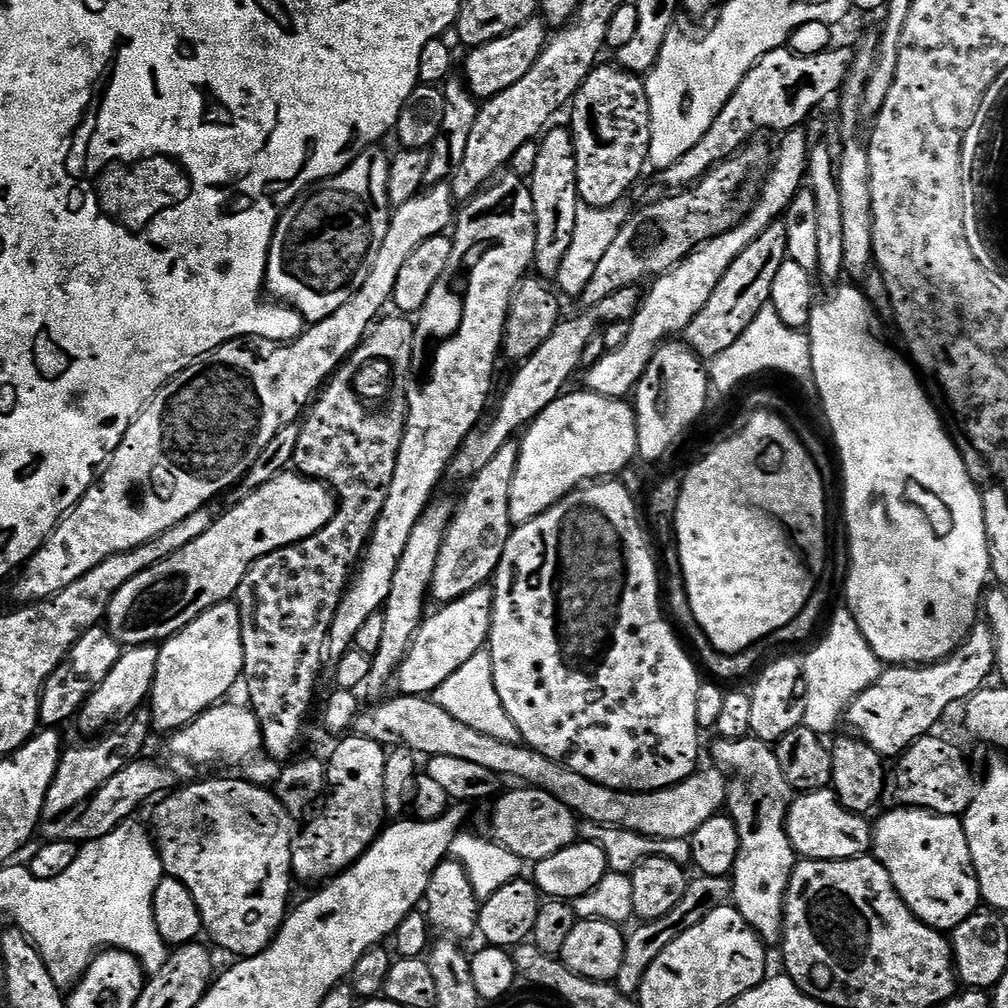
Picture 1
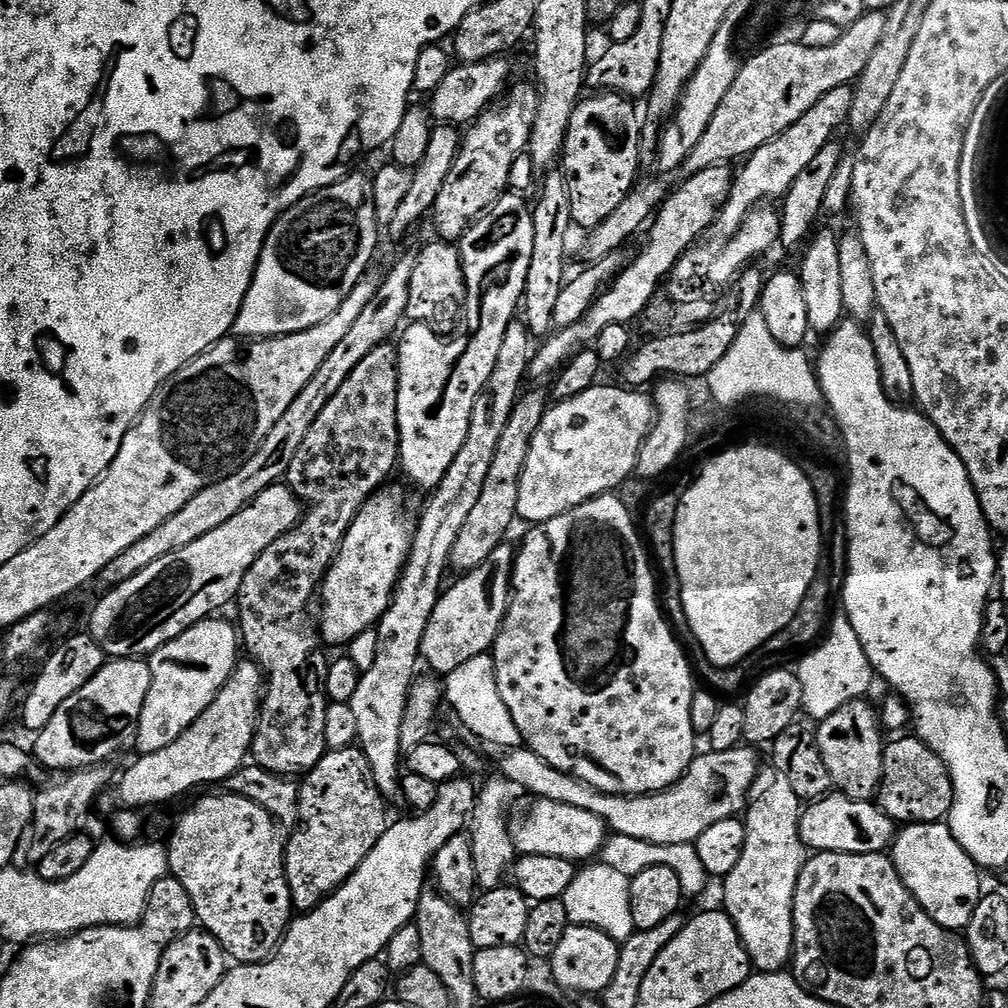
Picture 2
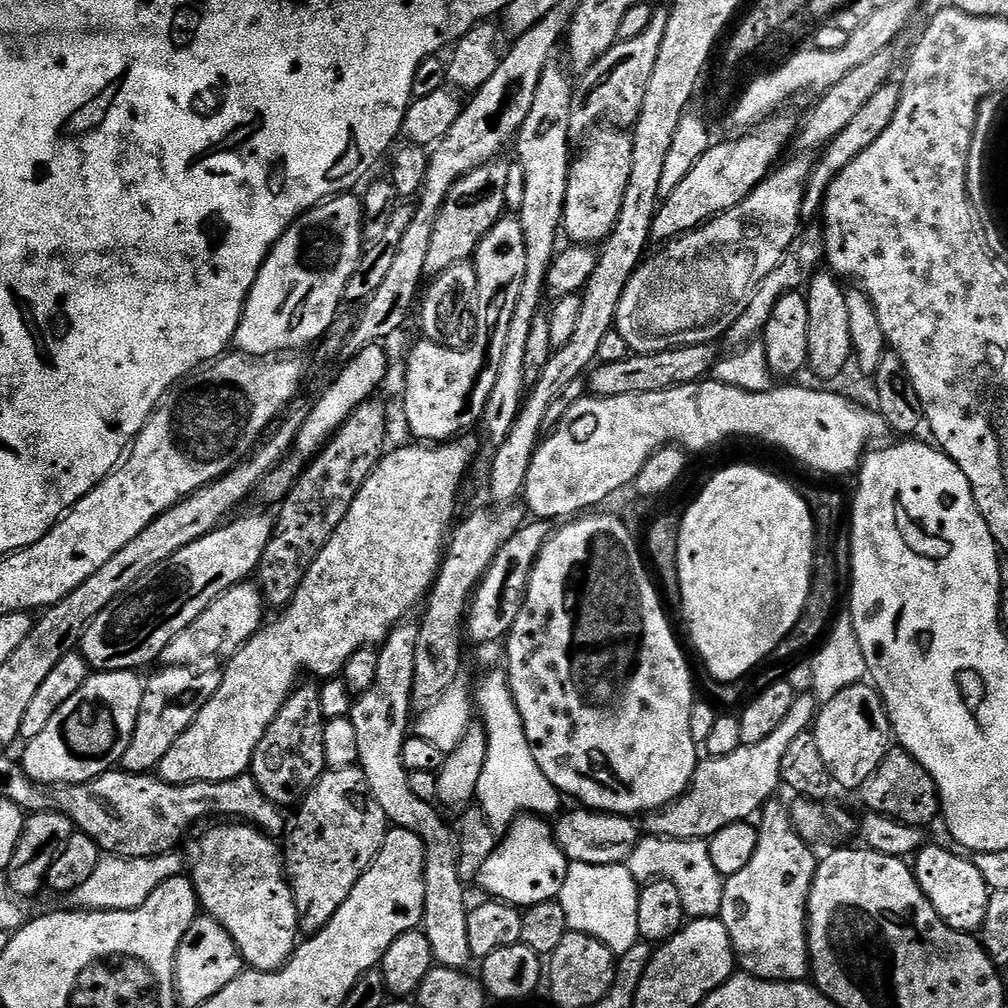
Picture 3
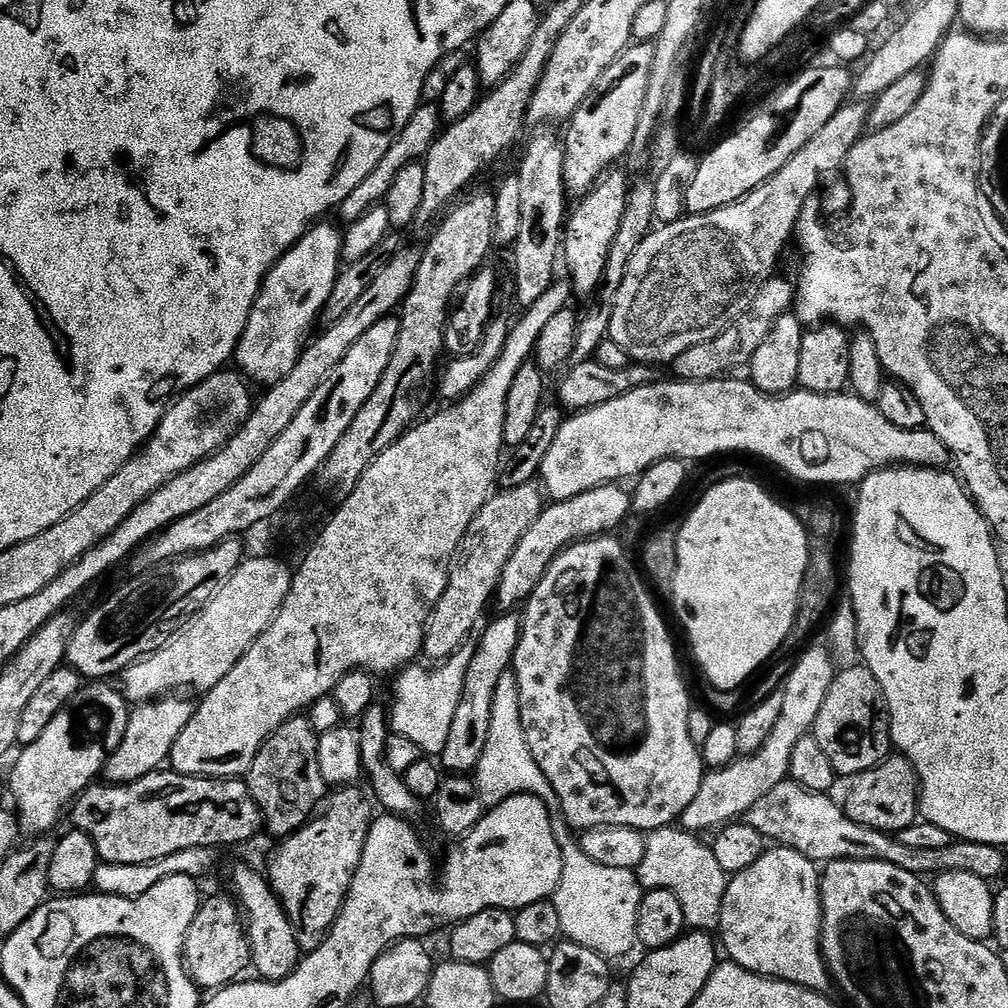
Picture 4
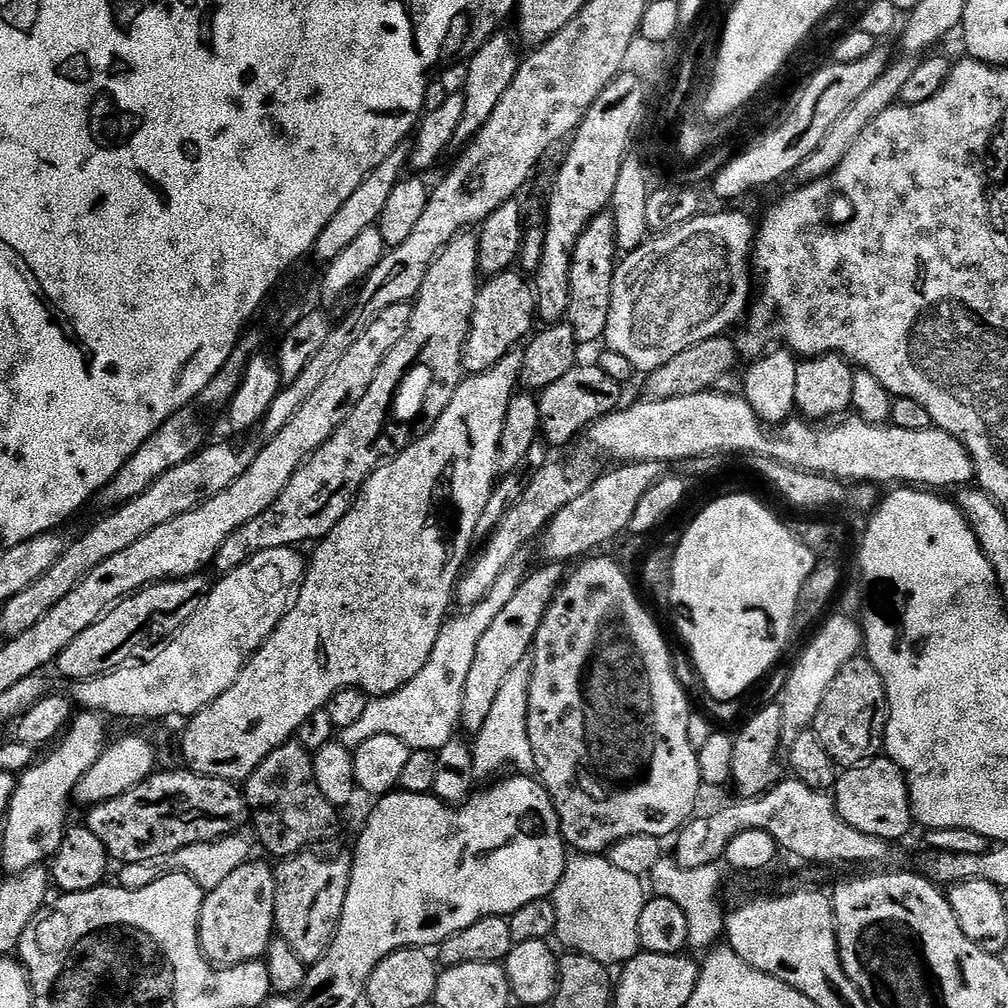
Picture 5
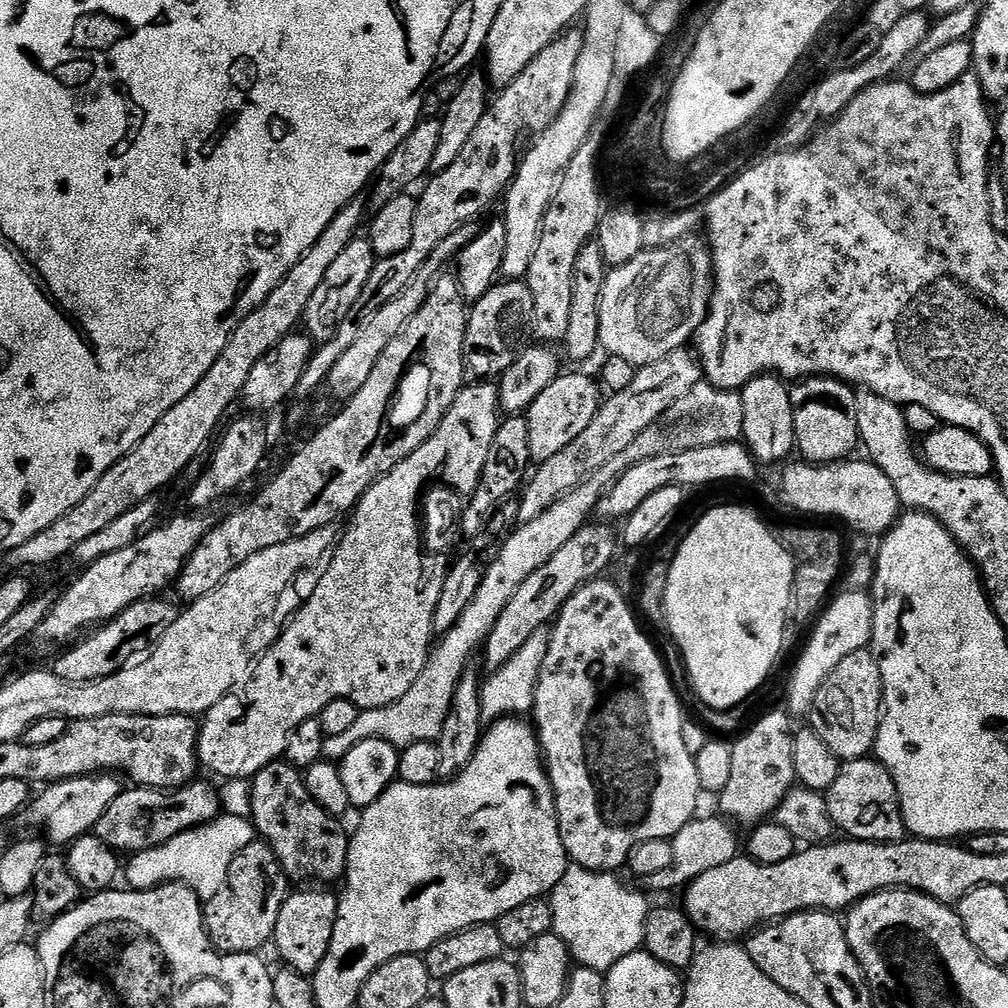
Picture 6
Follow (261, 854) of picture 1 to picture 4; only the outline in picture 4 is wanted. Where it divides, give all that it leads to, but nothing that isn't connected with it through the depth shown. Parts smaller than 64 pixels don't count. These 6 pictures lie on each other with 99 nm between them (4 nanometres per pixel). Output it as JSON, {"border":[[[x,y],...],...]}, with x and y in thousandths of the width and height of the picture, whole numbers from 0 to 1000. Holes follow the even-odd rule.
{"border":[[[238,857],[230,865],[228,885],[244,906],[246,934],[250,943],[249,959],[252,964],[254,960],[253,967],[260,972],[283,972],[298,956],[300,945],[292,931],[288,911],[267,877],[265,868],[261,864],[253,865],[252,862]]]}

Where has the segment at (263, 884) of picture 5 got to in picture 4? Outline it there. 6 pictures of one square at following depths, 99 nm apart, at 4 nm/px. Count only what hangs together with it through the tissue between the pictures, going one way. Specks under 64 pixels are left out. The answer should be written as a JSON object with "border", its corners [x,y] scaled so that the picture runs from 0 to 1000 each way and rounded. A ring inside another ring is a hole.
{"border":[[[229,888],[210,889],[199,896],[188,923],[185,923],[183,936],[183,958],[195,980],[217,982],[235,975],[242,963],[247,963],[250,943],[246,934],[246,923],[240,902]]]}

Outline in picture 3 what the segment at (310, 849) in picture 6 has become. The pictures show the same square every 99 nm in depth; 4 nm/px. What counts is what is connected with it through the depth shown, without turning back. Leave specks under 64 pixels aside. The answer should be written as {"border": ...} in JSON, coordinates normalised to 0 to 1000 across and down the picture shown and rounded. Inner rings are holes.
{"border":[[[312,678],[295,681],[284,692],[274,711],[260,728],[250,749],[248,769],[256,776],[256,784],[283,804],[297,799],[302,789],[315,776],[323,764],[323,742],[319,740],[319,728],[323,717],[319,700],[315,697],[316,682]]]}

